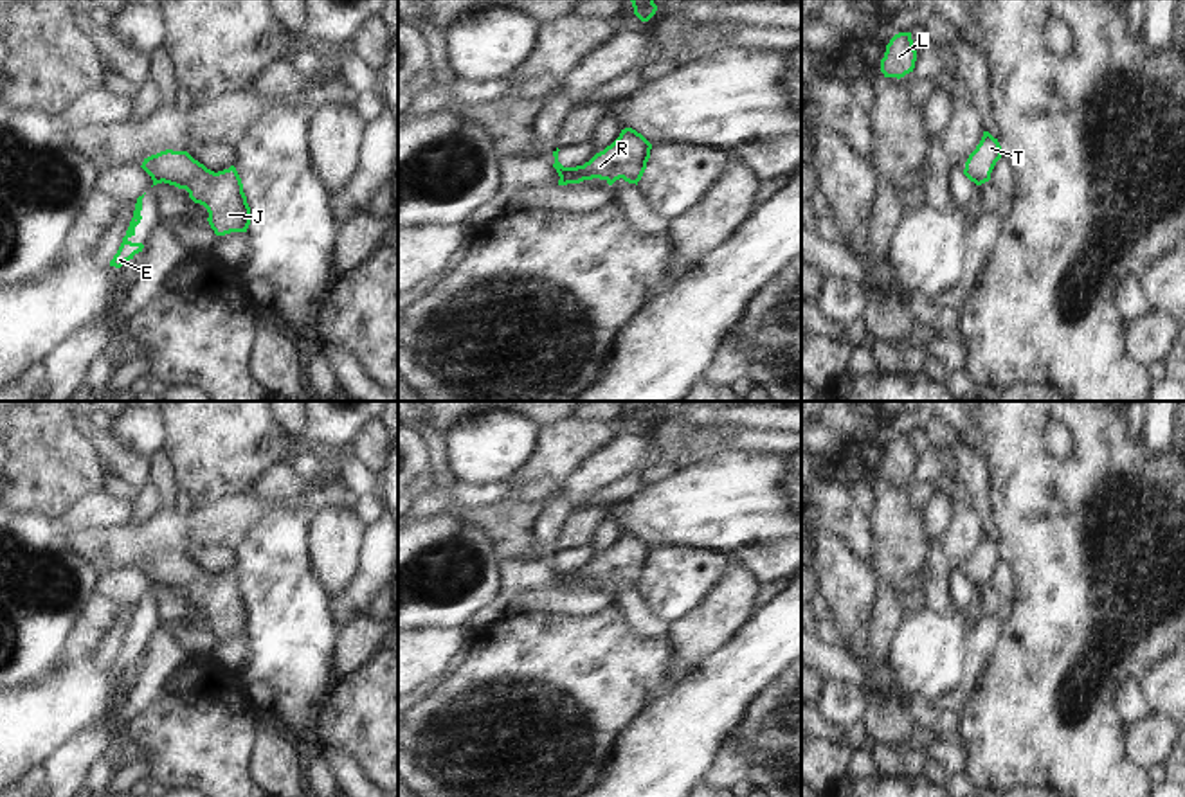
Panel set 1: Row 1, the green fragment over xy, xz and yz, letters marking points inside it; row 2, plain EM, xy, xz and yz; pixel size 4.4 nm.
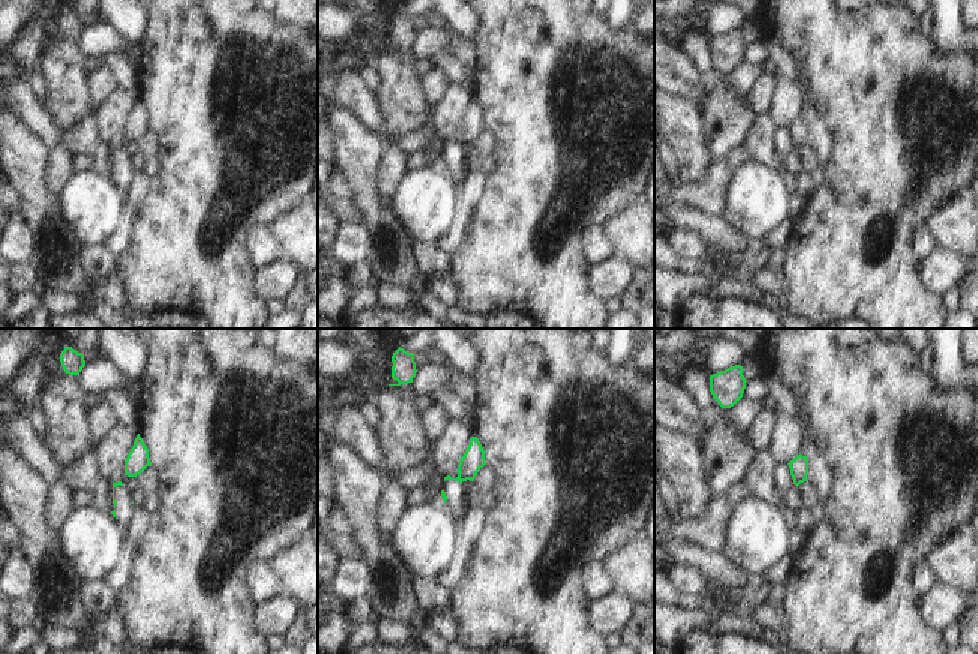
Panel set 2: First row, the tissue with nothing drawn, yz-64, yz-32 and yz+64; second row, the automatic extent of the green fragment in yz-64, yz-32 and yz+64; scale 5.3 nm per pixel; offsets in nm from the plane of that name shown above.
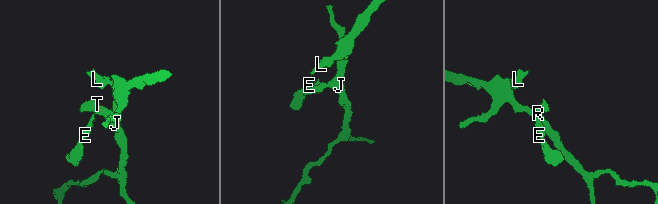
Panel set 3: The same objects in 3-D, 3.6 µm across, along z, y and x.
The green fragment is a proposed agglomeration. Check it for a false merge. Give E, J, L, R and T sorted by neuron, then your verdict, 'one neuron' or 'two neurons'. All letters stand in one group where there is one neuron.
E / J L R T; two neurons

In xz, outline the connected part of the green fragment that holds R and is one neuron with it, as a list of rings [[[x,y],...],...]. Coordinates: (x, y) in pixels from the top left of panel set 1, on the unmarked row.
[[[625,531],[611,549],[596,556],[583,569],[556,572],[560,579],[558,588],[580,587],[592,581],[605,583],[609,588],[623,581],[638,588],[647,572],[650,552],[652,547],[641,536]]]

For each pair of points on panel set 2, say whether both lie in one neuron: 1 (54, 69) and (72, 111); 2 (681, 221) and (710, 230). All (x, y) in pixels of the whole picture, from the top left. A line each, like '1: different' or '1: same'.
1: same
2: same

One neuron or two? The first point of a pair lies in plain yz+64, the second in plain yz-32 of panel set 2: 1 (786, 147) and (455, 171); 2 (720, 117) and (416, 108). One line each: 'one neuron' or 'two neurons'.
1: one neuron
2: one neuron

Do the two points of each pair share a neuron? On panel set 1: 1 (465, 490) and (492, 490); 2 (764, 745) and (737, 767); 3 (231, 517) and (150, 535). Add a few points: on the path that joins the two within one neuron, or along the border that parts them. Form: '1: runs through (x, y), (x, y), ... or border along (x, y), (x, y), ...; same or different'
1: runs through (472, 492), (485, 492); same
2: border along (730, 743), (748, 754), (755, 769), (750, 778); different
3: runs through (211, 526), (188, 526), (182, 531), (170, 531); same

